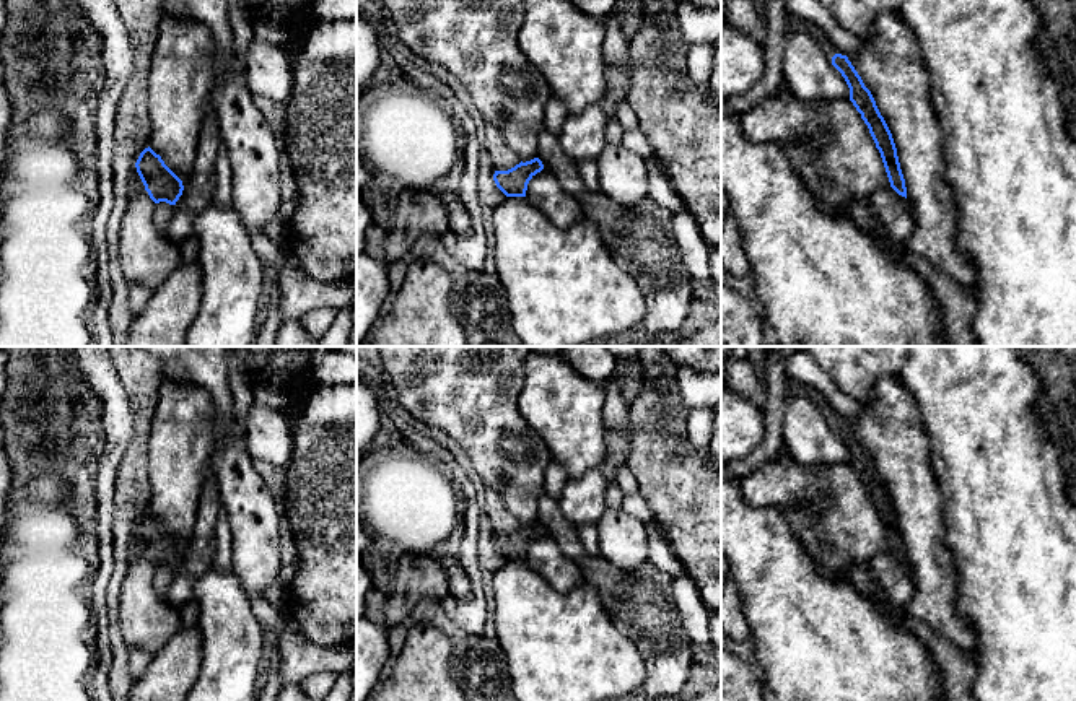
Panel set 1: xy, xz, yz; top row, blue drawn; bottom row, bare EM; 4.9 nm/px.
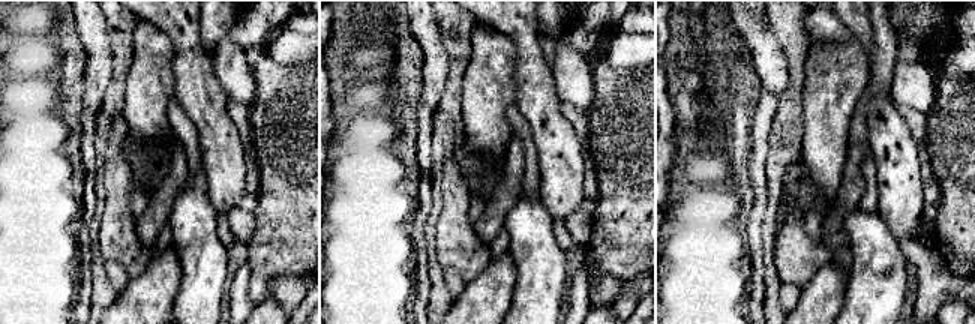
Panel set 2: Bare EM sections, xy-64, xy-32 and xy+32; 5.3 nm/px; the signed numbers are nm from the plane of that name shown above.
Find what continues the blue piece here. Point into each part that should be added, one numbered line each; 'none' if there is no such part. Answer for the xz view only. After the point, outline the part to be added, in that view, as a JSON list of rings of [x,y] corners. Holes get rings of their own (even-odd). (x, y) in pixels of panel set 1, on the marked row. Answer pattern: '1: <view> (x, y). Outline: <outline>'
none

